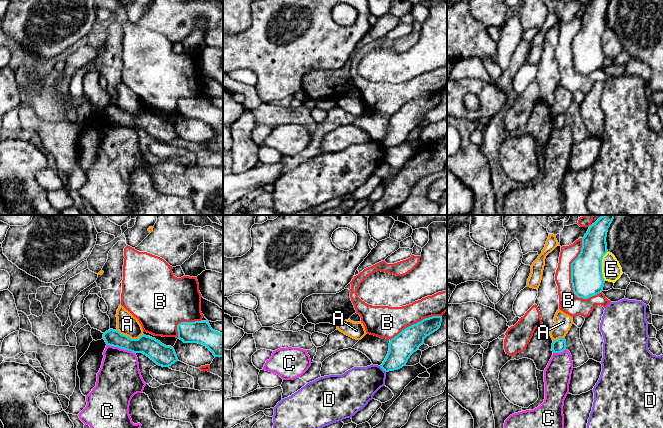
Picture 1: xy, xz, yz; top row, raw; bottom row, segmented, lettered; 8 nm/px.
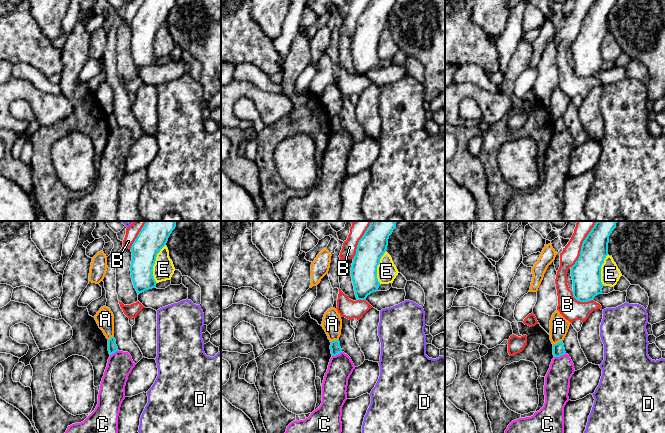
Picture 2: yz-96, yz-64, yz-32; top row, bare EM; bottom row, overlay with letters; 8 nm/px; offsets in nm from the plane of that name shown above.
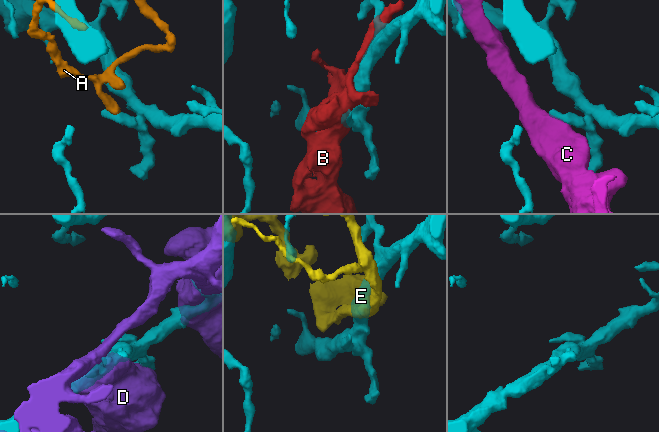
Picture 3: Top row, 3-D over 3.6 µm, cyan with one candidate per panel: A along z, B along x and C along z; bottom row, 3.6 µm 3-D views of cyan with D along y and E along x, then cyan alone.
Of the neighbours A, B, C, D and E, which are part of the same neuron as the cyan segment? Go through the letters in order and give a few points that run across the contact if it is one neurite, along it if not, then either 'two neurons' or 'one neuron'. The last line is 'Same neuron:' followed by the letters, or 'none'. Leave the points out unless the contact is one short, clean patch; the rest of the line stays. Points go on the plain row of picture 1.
A: line xy (118, 106), (131, 114), (138, 114), (142, 110); two neurons
B: two neurons
C: two neurons
D: two neurons
E: two neurons
Same neuron: none

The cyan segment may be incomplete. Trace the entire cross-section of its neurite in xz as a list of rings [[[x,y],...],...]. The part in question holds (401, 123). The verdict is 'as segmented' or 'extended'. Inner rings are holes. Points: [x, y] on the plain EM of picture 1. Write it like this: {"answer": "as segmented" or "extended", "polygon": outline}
{"answer": "as segmented", "polygon": [[[432,92],[402,106],[390,116],[388,130],[380,143],[389,148],[405,142],[424,115],[440,104],[441,98],[442,92]]]}

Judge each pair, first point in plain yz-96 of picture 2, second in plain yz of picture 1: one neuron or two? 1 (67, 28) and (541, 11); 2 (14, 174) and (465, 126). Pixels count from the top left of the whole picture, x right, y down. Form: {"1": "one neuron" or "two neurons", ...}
{"1": "two neurons", "2": "one neuron"}

